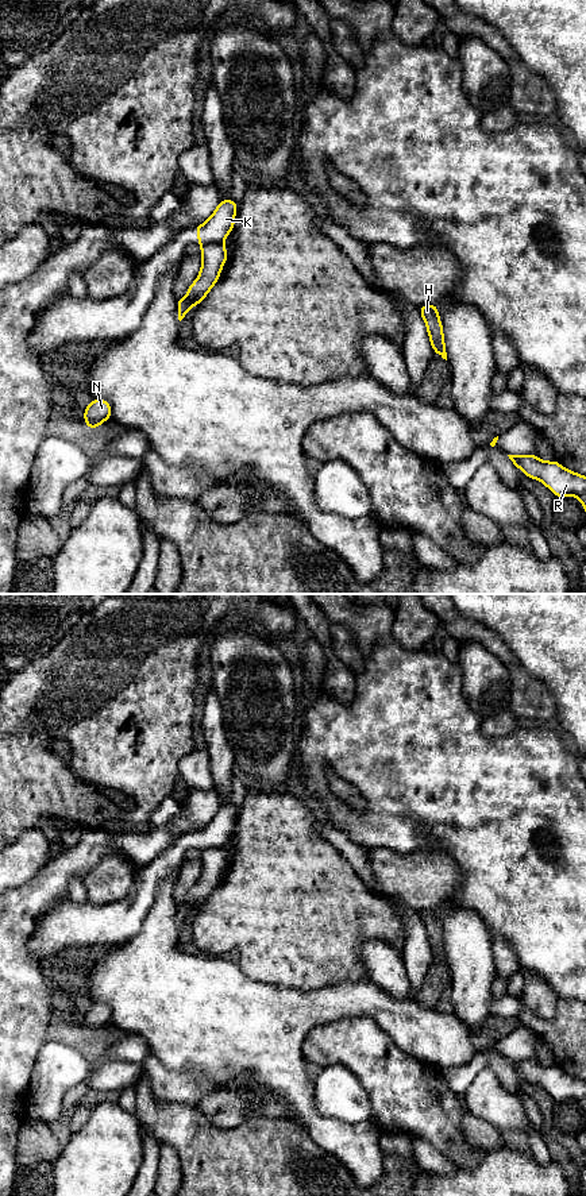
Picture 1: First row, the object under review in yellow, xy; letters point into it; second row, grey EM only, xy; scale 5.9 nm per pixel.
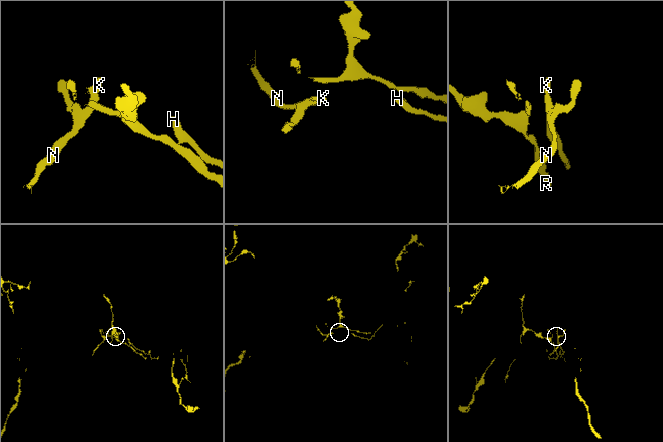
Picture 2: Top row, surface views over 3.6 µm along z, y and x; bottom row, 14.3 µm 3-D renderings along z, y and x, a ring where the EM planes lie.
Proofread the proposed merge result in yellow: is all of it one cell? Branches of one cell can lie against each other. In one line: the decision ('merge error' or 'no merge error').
merge error

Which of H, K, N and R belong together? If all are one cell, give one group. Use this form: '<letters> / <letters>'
H N / K R

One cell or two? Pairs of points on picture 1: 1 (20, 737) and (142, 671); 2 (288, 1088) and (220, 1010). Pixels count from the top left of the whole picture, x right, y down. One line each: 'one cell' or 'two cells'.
1: one cell
2: one cell

